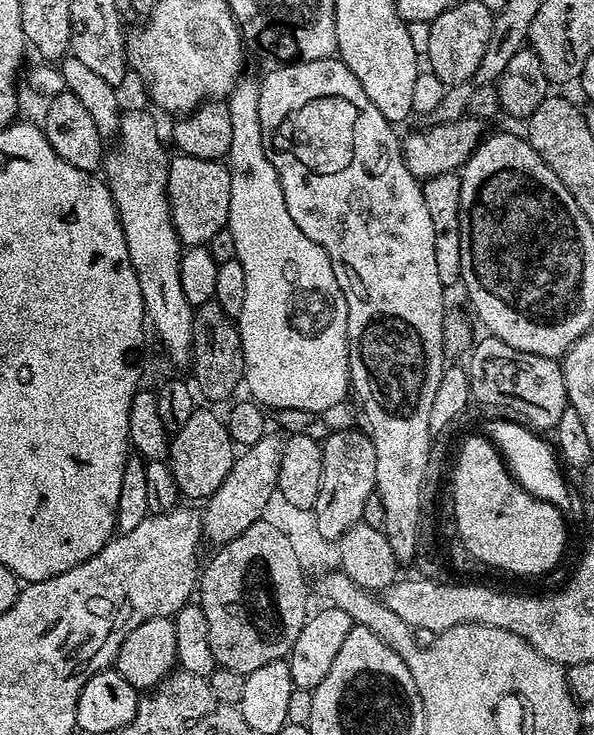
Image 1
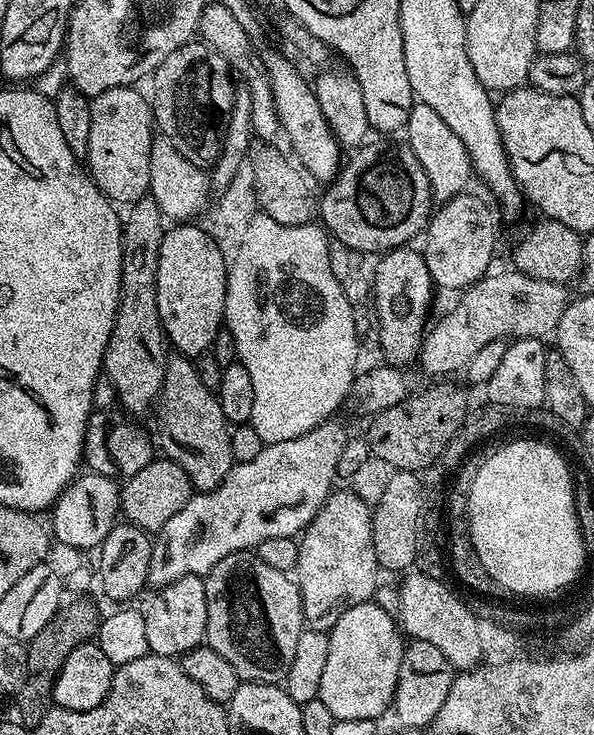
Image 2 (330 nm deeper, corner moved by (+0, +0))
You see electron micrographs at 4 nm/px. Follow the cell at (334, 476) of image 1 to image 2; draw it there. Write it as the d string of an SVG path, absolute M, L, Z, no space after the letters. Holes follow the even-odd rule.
M351 490L333 491L304 529L296 549L294 579L300 585L305 625L319 632L331 632L334 622L338 622L338 618L342 618L342 614L346 614L350 606L369 603L375 597L378 587L376 575L381 575L381 572L381 566L374 554L372 508Z

